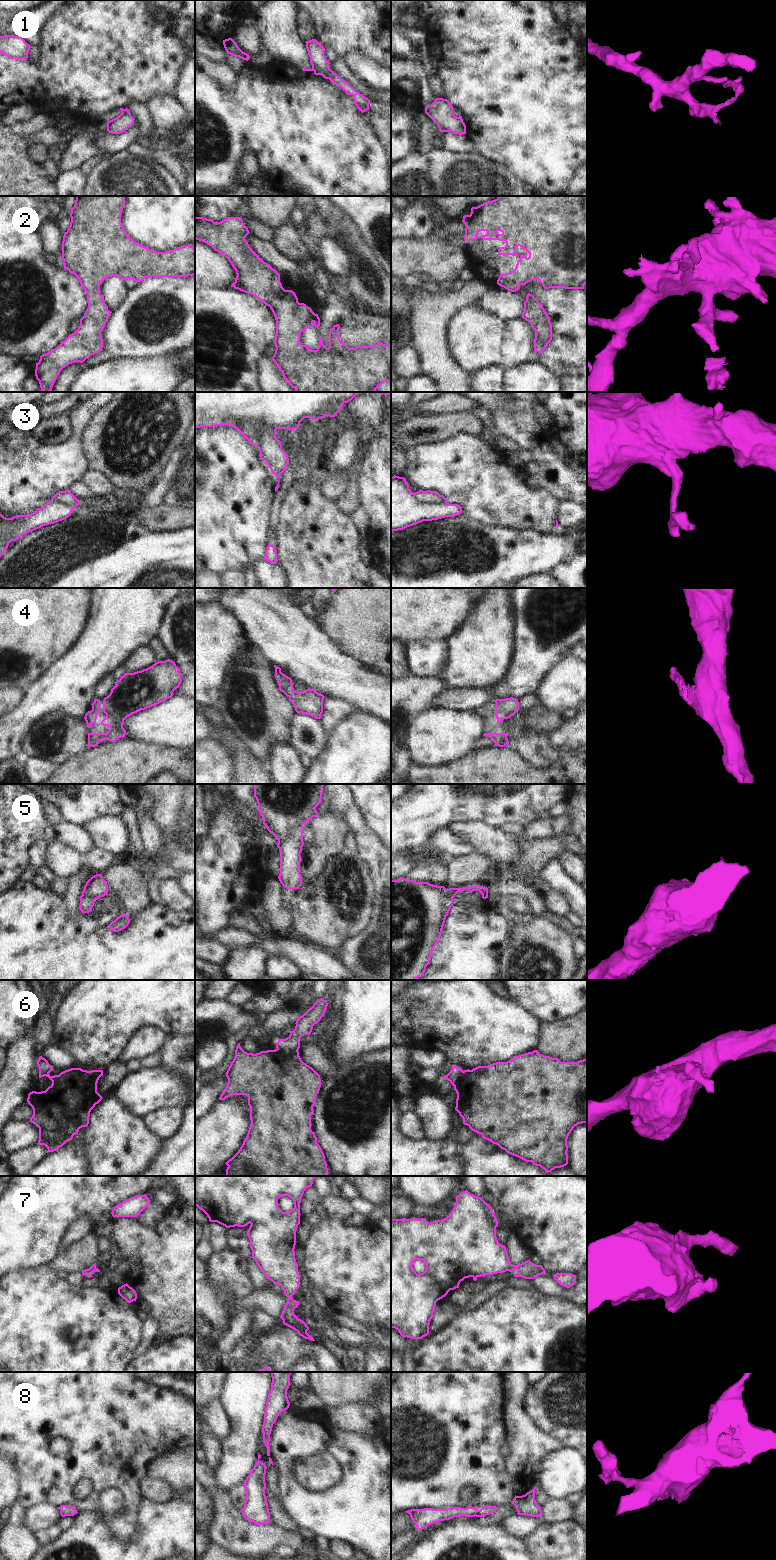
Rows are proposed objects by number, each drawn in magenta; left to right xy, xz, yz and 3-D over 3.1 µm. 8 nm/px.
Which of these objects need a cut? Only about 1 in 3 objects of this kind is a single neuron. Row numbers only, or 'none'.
1, 3, 5, 6, 7

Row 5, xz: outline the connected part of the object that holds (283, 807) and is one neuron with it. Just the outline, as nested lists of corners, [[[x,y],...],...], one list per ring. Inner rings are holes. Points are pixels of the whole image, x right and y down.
[[[254,784],[254,797],[263,824],[276,839],[287,838],[294,828],[304,827],[310,819],[318,816],[316,807],[321,803],[324,784]]]

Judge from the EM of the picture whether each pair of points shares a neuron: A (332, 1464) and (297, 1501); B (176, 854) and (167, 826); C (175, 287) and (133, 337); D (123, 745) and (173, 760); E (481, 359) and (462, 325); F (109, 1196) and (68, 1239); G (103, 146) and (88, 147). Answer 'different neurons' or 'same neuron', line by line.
A: different neurons
B: same neuron
C: same neuron
D: same neuron
E: same neuron
F: different neurons
G: different neurons

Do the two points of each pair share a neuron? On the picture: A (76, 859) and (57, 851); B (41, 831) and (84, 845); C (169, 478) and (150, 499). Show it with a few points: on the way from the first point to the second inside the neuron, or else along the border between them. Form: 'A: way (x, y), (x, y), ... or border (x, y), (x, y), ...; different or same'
A: way (71, 859), (65, 859), (62, 856); same
B: way (52, 829), (55, 828), (73, 836); same
C: way (164, 483), (155, 494); same

